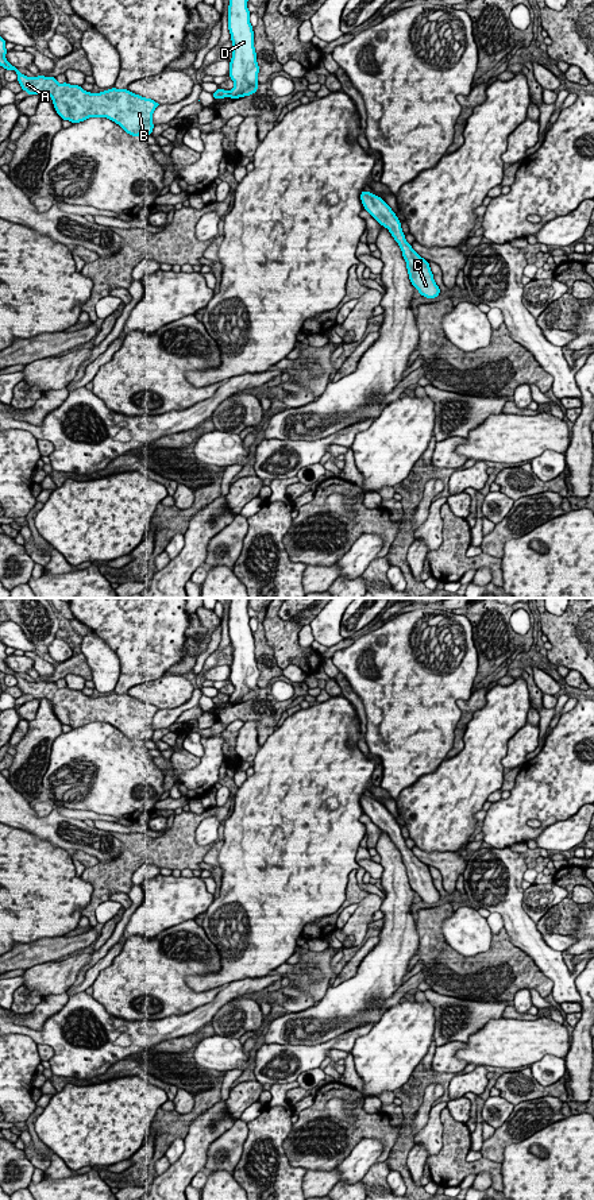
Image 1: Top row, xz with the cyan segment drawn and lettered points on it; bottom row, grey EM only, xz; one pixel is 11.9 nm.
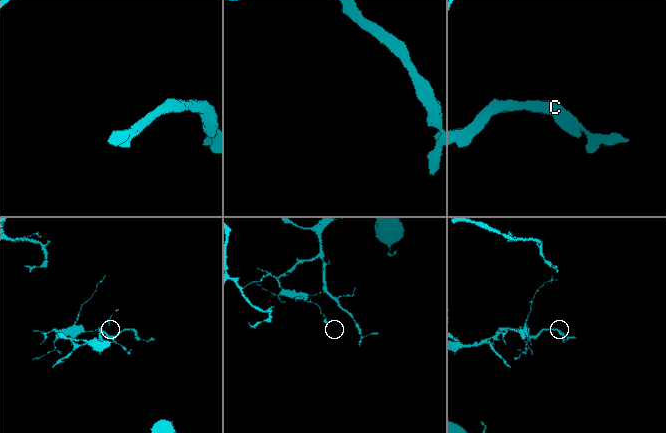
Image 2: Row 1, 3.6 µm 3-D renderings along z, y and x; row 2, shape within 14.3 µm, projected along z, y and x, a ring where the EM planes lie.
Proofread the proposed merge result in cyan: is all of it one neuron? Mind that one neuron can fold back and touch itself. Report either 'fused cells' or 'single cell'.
fused cells

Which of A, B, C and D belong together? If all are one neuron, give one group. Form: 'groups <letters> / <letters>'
groups A B / C D

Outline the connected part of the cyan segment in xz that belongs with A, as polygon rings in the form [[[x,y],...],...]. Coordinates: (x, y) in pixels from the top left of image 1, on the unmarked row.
[[[0,641],[0,671],[16,676],[18,687],[28,701],[49,699],[62,725],[74,729],[100,721],[115,726],[132,741],[151,740],[153,718],[159,710],[154,705],[135,699],[128,694],[112,692],[105,697],[90,698],[78,690],[58,688],[55,682],[27,682],[5,664],[5,649],[7,647]]]

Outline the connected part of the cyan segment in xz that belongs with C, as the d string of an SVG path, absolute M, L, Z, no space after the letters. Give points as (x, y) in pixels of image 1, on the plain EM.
M363 795L360 798L363 813L382 830L389 834L398 848L412 890L427 903L436 903L440 894L433 884L429 868L421 863L405 844L401 827L392 813L377 799Z

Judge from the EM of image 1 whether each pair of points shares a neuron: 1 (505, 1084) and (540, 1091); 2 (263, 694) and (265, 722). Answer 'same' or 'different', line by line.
1: same
2: same

